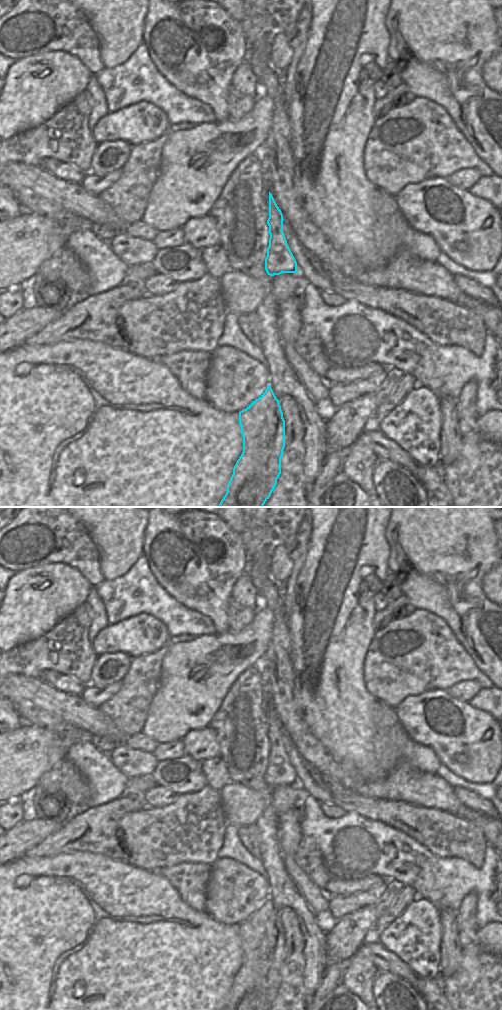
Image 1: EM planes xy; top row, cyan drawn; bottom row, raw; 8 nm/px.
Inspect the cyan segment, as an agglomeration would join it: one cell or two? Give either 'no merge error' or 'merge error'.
merge error

